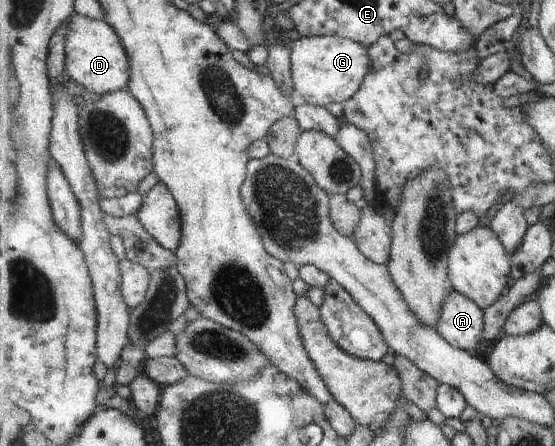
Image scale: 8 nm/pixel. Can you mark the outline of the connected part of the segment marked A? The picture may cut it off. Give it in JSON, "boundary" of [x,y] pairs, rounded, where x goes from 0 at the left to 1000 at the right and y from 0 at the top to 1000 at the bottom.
{"boundary":[[[816,648],[795,688],[786,738],[820,780],[859,789],[872,762],[872,695]]]}

